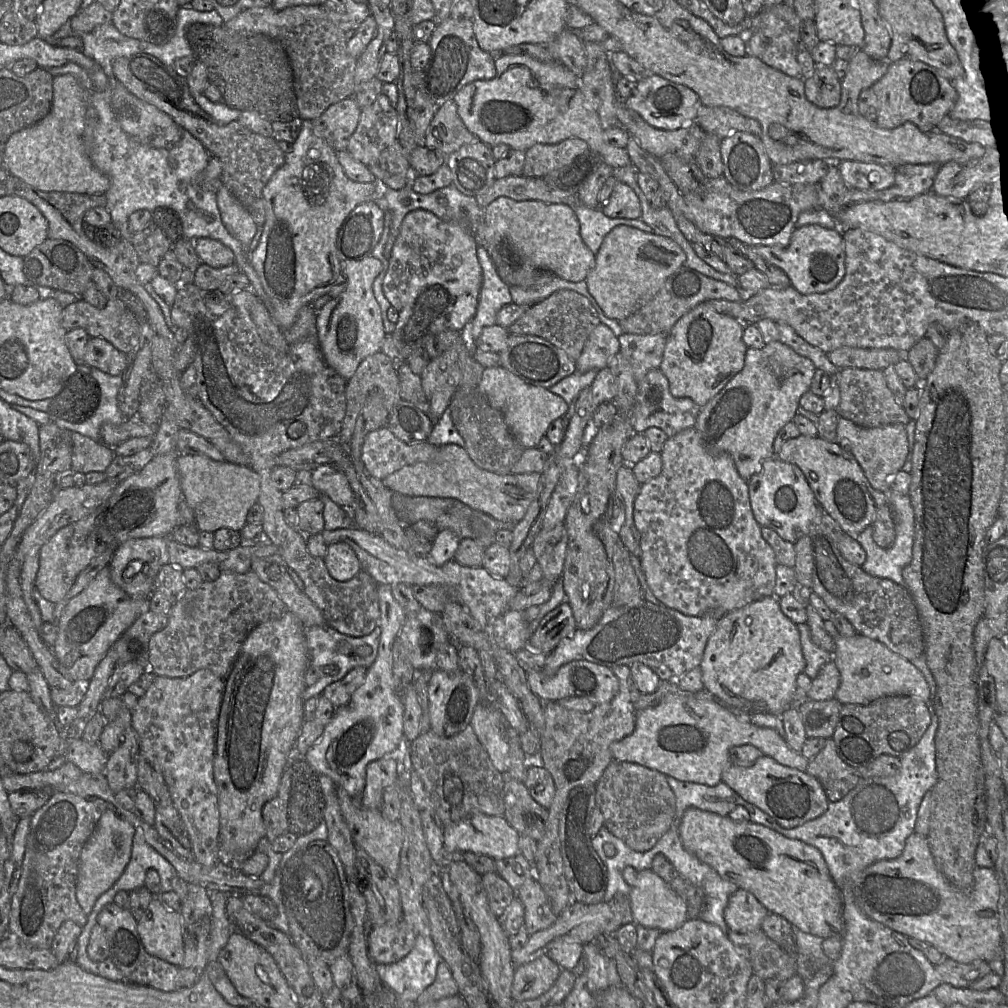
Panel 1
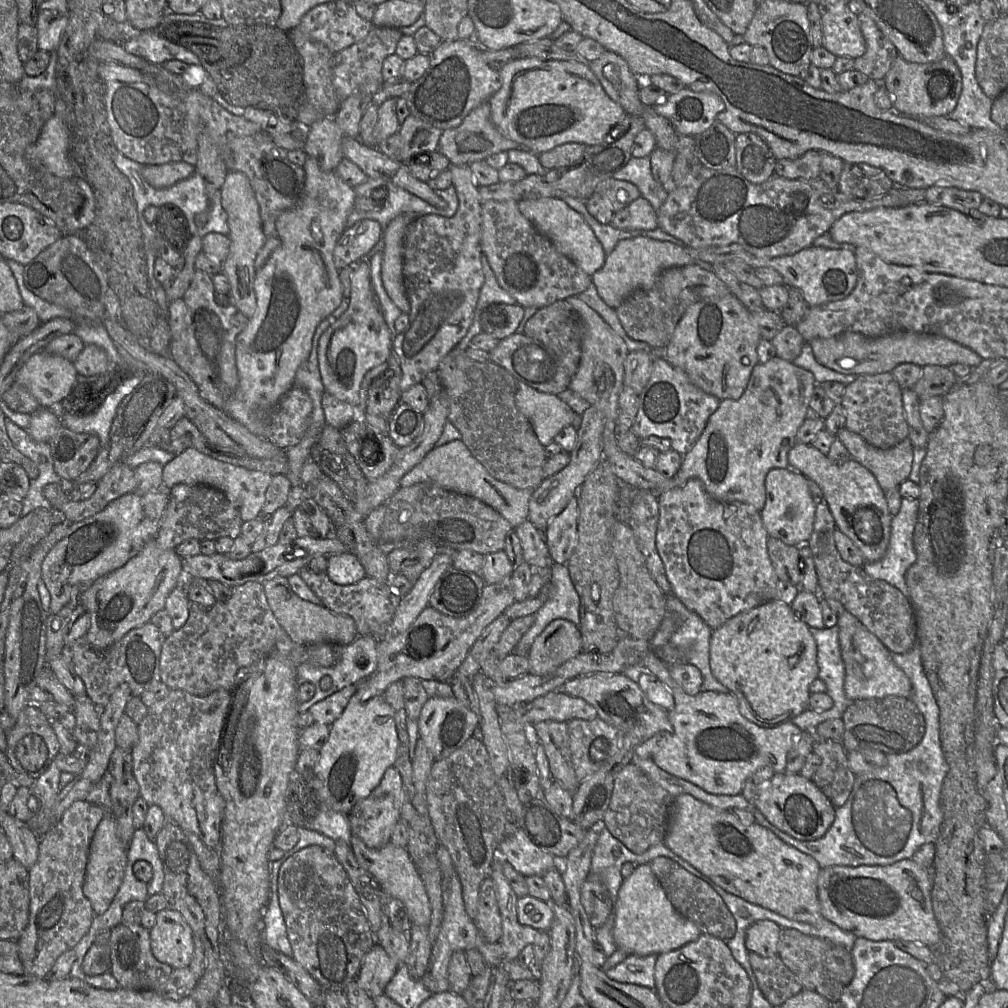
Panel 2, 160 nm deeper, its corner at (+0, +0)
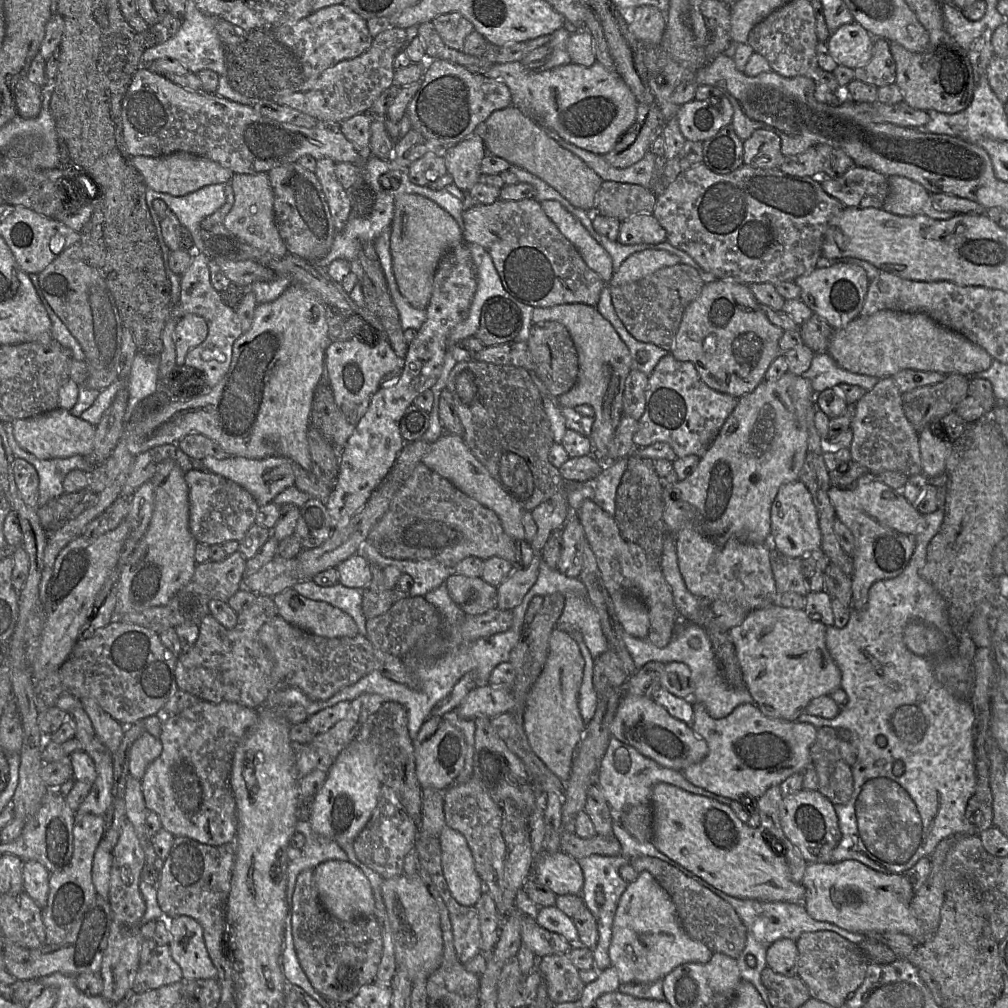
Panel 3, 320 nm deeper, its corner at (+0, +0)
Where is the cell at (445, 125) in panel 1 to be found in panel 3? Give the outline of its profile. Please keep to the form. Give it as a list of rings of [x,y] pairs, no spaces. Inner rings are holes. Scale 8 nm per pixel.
[[[511,105],[494,111],[478,125],[474,133],[482,138],[488,154],[525,169],[554,188],[576,208],[594,213],[595,196],[603,179],[579,157],[551,138],[546,129],[519,108]]]

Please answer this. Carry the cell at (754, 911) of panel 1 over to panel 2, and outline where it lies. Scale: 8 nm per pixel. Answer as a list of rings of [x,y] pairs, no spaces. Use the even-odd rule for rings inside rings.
[[[771,920],[757,921],[747,929],[745,946],[749,952],[763,957],[776,956],[781,930],[782,928]]]

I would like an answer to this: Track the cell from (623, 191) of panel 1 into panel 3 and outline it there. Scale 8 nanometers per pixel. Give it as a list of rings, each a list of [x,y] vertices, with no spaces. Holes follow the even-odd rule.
[[[638,213],[621,222],[618,241],[623,245],[659,244],[666,240],[666,230],[653,214]]]

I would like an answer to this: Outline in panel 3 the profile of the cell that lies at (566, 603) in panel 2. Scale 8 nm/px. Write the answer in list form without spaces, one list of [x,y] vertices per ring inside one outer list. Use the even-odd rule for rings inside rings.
[[[566,594],[564,601],[564,609],[555,629],[568,634],[580,632],[593,658],[598,658],[610,648],[602,630],[599,614],[587,597]]]

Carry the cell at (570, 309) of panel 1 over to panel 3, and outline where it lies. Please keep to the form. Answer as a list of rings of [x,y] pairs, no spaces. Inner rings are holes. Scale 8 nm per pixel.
[[[556,321],[533,324],[528,346],[535,364],[534,374],[543,382],[550,394],[559,398],[570,391],[577,382],[579,362],[576,347],[566,327]]]

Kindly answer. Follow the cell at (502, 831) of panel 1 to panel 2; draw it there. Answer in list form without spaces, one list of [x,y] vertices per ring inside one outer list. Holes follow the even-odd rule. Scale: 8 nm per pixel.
[[[520,828],[513,834],[504,836],[498,846],[497,857],[499,857],[501,861],[508,862],[517,872],[525,877],[542,877],[547,871],[555,869],[555,856],[542,851],[539,847],[534,845]]]

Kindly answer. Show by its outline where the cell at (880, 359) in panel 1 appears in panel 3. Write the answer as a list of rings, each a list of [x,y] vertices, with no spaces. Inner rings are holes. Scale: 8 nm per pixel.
[[[881,310],[869,316],[858,316],[844,328],[834,329],[827,354],[849,372],[875,376],[879,379],[892,377],[904,369],[935,371],[946,375],[956,373],[970,377],[987,370],[993,360],[985,349],[963,335],[939,325],[926,314],[892,310]]]

